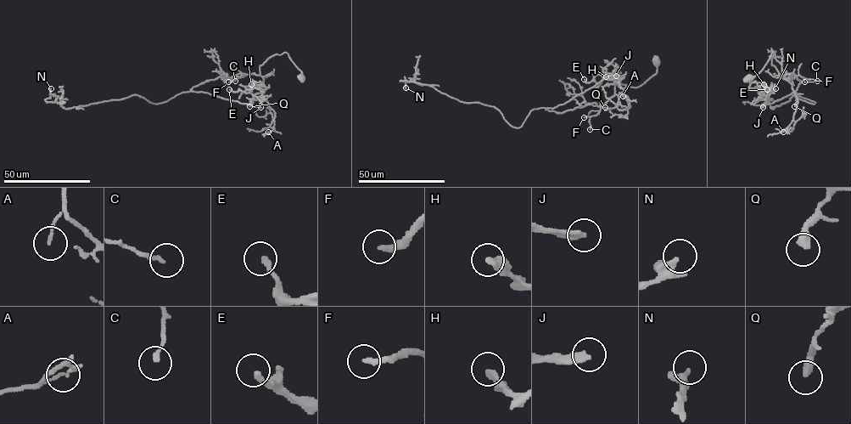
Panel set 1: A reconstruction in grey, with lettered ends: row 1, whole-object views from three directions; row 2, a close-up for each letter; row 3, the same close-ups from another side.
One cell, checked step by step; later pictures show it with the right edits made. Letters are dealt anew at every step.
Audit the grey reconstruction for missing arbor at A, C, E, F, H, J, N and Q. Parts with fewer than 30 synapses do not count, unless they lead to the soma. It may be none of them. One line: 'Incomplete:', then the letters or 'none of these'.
Incomplete: F, J, N

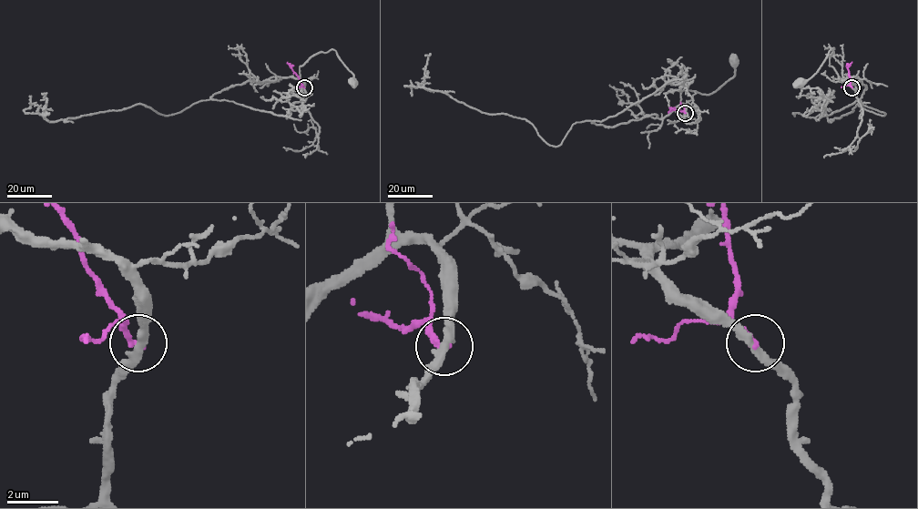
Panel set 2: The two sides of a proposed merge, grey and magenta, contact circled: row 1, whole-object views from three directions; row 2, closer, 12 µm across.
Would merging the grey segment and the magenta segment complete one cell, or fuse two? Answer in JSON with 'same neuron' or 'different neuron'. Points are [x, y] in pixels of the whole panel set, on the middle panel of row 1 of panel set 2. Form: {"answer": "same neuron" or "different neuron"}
{"answer": "different neuron"}

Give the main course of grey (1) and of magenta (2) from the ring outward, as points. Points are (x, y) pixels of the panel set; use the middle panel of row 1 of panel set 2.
1: (685, 113), (685, 105), (680, 102), (681, 92), (715, 92), (733, 76), (733, 62)
2: (685, 113), (673, 108), (668, 113)

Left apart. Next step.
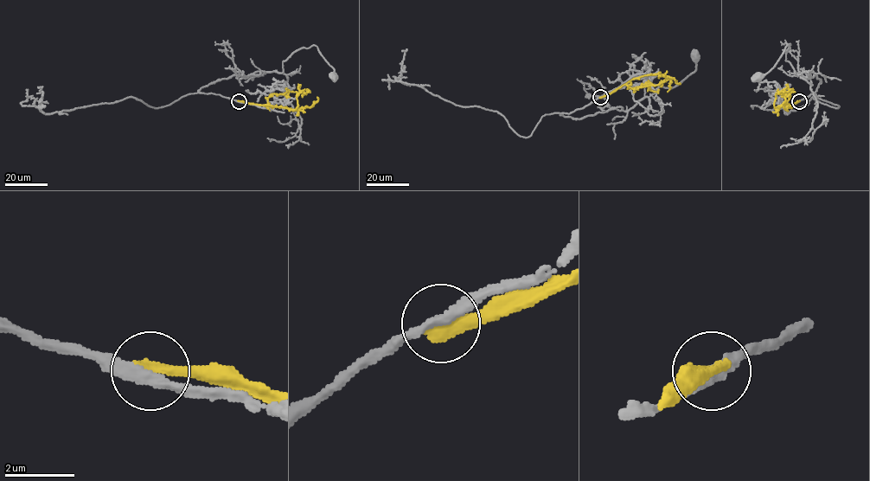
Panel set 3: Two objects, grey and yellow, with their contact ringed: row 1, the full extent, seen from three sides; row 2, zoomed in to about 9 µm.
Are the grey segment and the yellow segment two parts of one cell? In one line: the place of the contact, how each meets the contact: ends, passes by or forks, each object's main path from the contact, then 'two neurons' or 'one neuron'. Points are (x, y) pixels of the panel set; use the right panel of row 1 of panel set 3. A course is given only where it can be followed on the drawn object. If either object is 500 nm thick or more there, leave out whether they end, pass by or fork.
place (799, 101); grey passes by; yellow ends; course grey (799, 101), (815, 93), (820, 80), (812, 71), (795, 72), (785, 60), (788, 45), (758, 75); course yellow (799, 101), (774, 108), (778, 92), (794, 89); two neurons

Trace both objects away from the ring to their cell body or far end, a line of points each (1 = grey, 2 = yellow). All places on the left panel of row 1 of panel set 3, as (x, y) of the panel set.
1: (239, 101), (198, 91), (234, 75), (282, 73), (283, 61), (313, 45), (333, 67), (333, 75)
2: (239, 101), (294, 109), (297, 105), (297, 96), (301, 92), (309, 92), (305, 89)

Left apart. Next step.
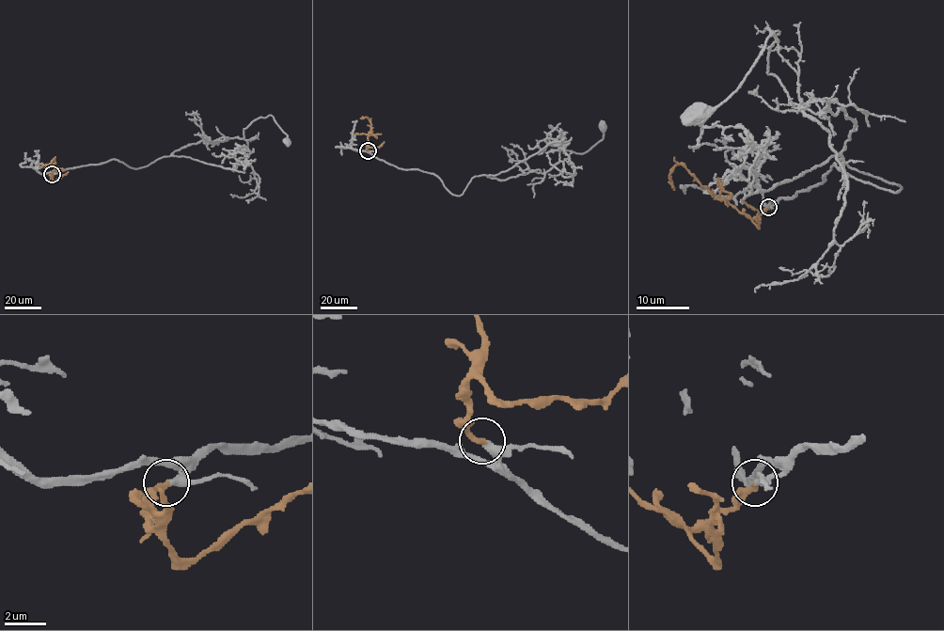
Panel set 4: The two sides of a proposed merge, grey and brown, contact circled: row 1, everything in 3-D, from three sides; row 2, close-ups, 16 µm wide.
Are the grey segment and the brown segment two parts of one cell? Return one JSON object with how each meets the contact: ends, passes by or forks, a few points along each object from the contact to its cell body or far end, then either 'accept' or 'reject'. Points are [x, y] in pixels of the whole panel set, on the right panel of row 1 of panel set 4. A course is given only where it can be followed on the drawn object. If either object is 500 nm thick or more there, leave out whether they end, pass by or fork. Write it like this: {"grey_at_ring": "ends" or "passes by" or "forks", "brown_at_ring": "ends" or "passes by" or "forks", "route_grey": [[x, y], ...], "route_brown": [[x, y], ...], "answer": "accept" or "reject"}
{"grey_at_ring": "passes by", "brown_at_ring": "ends", "route_grey": [[768, 207], [834, 164], [901, 186], [843, 160], [834, 99], [791, 102], [774, 35], [700, 111]], "route_brown": [[768, 207], [750, 218], [719, 197], [716, 198], [730, 196], [719, 181], [718, 186]], "answer": "accept"}

